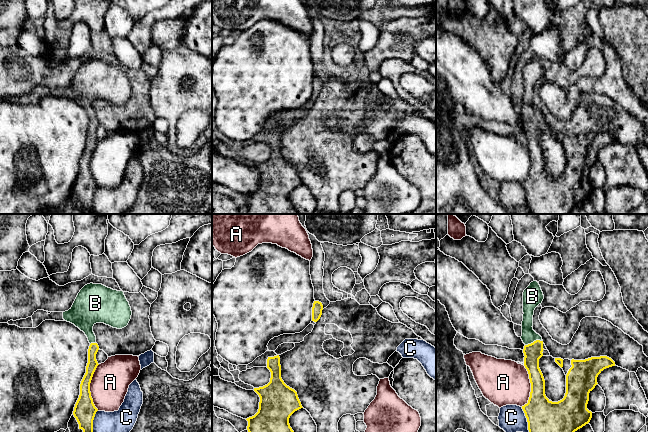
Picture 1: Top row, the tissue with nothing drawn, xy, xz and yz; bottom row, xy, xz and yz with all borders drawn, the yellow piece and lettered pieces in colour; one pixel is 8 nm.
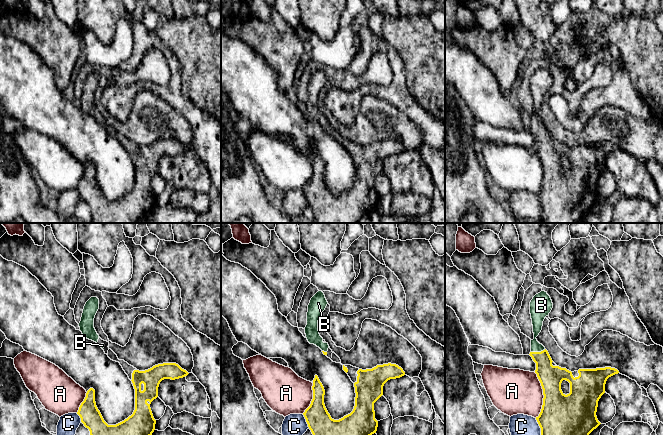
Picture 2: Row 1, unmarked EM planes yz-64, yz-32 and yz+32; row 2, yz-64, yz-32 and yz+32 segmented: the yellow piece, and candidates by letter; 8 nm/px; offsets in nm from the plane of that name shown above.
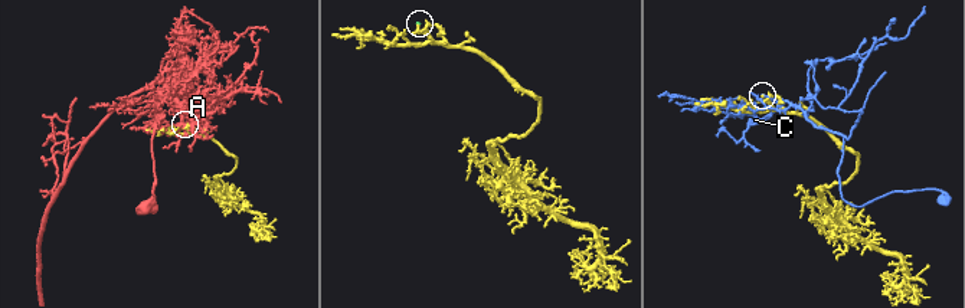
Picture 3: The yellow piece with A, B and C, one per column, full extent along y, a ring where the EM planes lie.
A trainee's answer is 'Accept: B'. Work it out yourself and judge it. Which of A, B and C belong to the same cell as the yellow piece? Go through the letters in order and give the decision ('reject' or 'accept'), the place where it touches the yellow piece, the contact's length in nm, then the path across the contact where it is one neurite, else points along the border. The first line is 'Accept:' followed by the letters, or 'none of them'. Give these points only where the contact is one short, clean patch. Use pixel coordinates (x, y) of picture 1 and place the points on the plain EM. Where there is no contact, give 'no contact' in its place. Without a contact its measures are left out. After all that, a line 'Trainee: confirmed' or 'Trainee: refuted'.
Accept: B
A: reject; meets yellow in xy at (89, 163); contact 380 nm long
B: accept; meets yellow in yz at (534, 117); contact 150 nm long; runs through yz (533, 128), (534, 117), (529, 111)
C: reject; meets yellow in yz at (527, 196); contact 220 nm long
Trainee: confirmed

